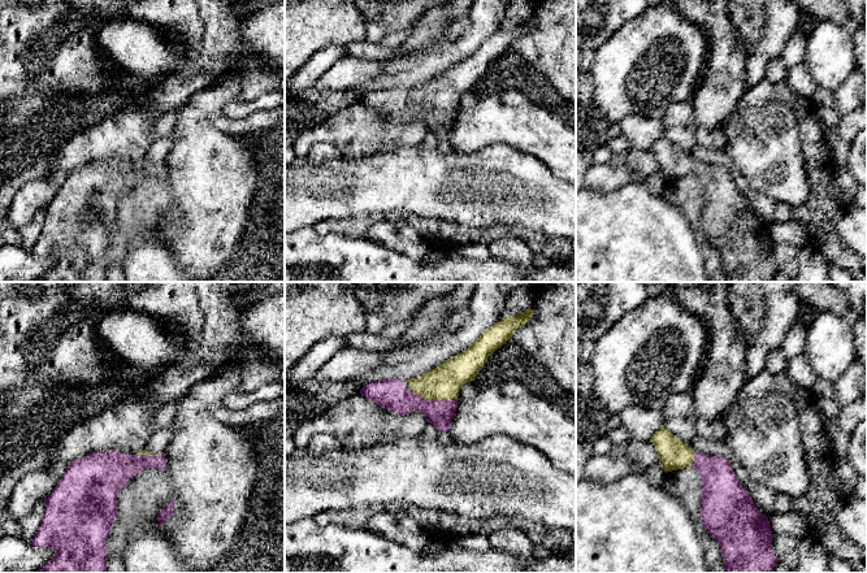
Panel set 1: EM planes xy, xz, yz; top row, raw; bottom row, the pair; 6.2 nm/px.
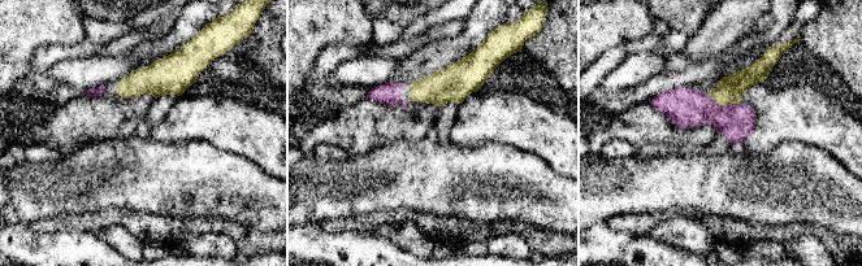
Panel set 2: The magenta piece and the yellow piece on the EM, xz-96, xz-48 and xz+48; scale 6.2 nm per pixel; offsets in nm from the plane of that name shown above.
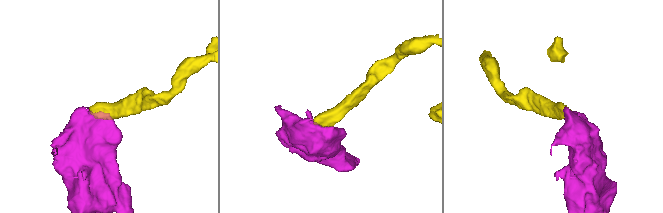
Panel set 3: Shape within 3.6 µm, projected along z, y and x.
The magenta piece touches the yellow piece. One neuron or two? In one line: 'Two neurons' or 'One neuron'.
One neuron

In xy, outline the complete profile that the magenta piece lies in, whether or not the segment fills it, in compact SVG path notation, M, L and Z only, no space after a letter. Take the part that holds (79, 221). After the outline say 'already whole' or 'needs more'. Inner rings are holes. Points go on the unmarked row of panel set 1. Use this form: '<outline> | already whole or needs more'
M109 159L92 161L73 170L45 208L40 235L31 248L32 255L53 256L55 264L40 282L108 282L107 247L116 231L117 207L129 190L147 177L166 175L164 164L146 159L136 164L122 164Z | needs more

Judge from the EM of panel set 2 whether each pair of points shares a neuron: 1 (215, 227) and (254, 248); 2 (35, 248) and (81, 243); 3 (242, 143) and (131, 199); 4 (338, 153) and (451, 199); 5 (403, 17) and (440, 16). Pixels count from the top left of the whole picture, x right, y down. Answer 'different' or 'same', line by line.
1: same
2: same
3: different
4: different
5: different

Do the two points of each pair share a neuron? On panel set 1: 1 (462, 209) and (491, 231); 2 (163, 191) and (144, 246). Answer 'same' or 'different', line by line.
1: different
2: different

